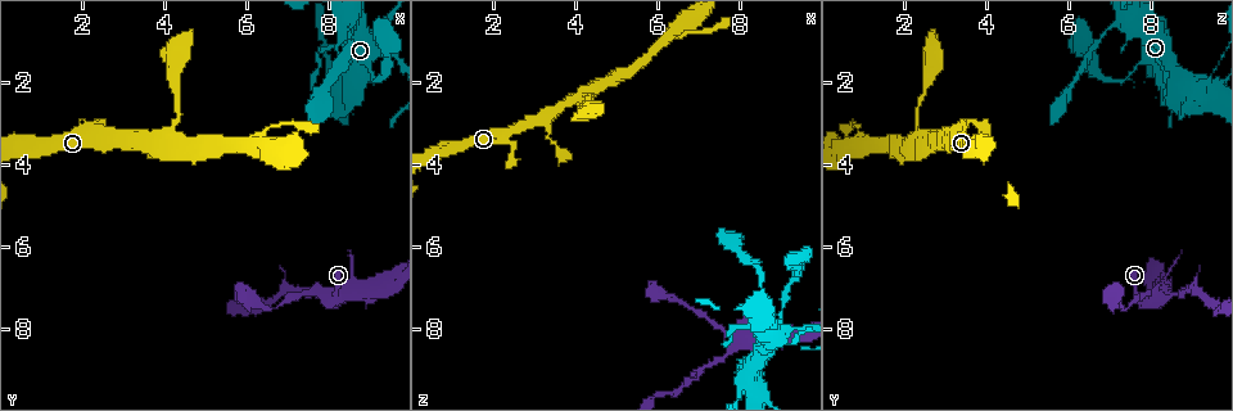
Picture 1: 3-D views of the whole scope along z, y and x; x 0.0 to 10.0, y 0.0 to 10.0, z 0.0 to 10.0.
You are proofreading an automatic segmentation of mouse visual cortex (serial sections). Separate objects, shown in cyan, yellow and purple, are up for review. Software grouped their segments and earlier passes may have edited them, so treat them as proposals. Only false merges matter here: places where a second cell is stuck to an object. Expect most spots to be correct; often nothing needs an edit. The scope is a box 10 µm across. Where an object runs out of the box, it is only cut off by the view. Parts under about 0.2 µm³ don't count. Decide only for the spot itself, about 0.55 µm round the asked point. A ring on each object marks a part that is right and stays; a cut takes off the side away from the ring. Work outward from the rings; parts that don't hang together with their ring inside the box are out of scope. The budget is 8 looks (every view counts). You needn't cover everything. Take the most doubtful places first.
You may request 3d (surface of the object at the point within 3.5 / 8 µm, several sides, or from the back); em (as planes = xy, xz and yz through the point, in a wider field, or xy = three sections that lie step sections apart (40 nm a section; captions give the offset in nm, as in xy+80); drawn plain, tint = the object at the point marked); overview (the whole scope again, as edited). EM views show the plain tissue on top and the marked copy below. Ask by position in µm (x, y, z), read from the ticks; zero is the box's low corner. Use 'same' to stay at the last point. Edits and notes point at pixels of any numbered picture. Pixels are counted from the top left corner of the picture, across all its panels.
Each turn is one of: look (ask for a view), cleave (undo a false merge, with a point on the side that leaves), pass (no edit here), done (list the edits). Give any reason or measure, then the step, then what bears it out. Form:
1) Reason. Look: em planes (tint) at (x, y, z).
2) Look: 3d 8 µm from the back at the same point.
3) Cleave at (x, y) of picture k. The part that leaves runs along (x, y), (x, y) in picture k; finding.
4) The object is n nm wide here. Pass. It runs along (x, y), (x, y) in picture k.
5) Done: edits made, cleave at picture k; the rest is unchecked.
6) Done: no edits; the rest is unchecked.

Abrupt turn. Look: 3d 8 µm at (7.75, 7.15, 8.60).

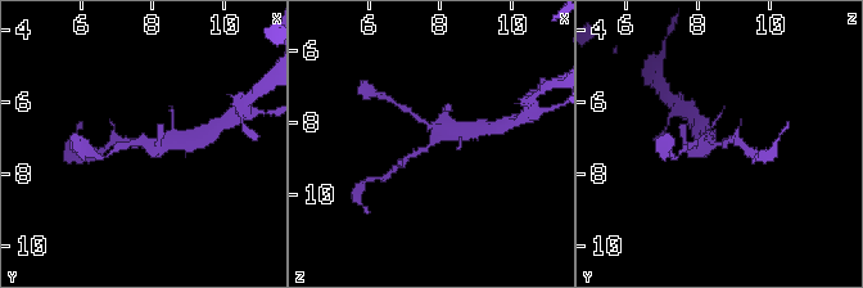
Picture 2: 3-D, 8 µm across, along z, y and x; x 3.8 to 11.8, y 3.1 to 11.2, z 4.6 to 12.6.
Now the EM. Look: em xy step 1 (tint) at the same point.

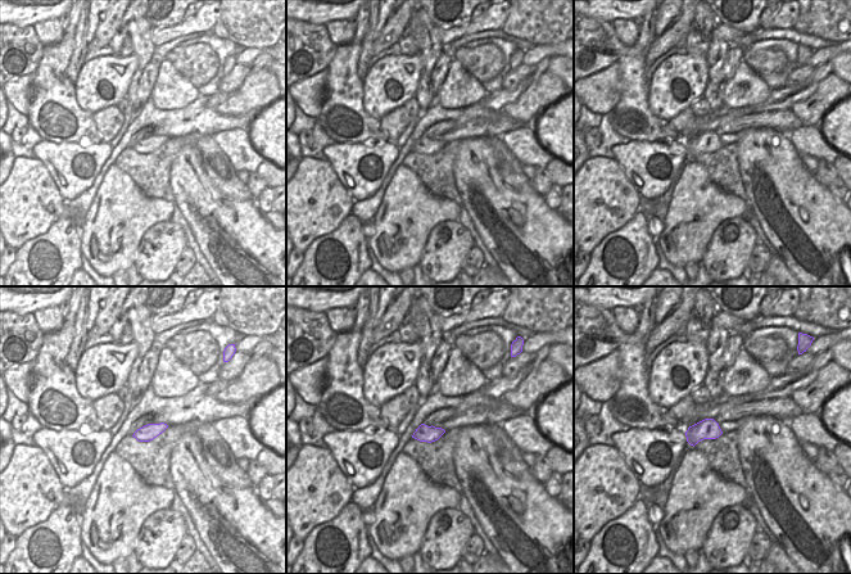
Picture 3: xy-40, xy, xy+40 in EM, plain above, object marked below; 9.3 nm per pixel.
Pass. It runs along (447, 115), (433, 142), (400, 165) in picture 2; one cell here.

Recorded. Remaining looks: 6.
Small branch off a trunk. Look: 3d 3.5 µm at (8.05, 1.90, 9.45).

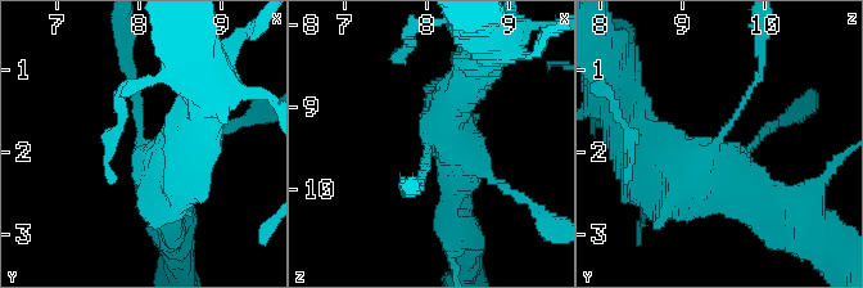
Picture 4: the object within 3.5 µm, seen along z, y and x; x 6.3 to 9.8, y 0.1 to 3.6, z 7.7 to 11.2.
Look: em planes (tint) at (8.05, 1.90, 9.40).

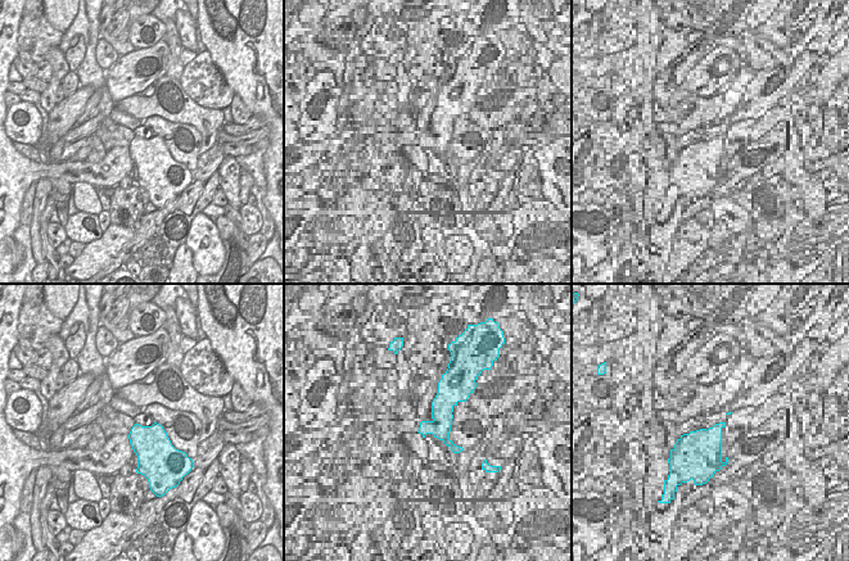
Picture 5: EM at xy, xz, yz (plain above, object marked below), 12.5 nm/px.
The object is 440 nm wide here. Pass. It runs along (637, 139), (736, 179), (759, 215) in picture 4; one cell here.

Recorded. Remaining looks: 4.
Two arms in line, one across. Look: em xy step 1 (tint) at (3.95, 3.55, 2.40).

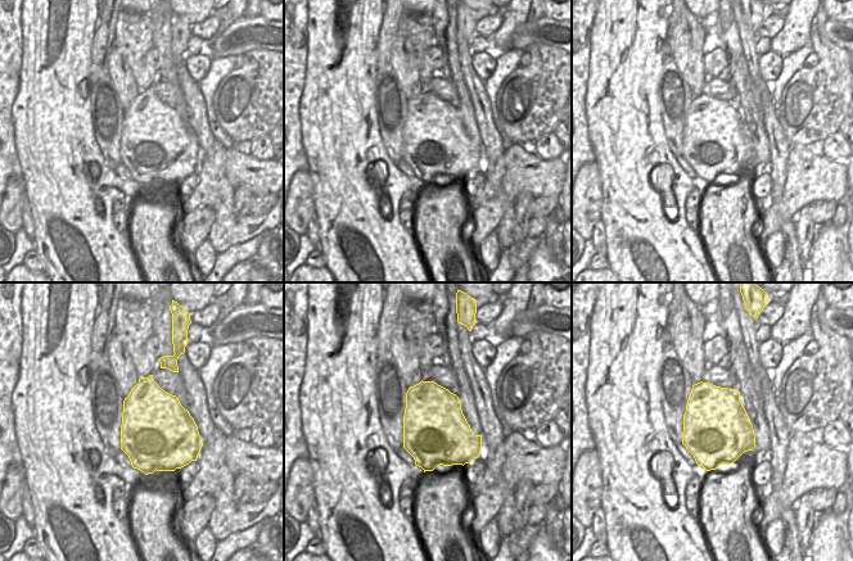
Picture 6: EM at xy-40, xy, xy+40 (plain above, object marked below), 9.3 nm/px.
See where the arms go. Look: 3d 3.5 µm at the same point.

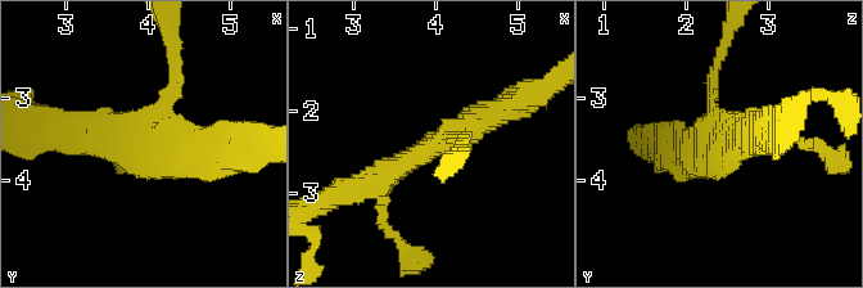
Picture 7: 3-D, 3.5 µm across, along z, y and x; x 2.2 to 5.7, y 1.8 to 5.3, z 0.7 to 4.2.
The object is 600 nm wide here. Pass. It runs along (357, 188), (502, 109) in picture 7; continuous, no second cell.

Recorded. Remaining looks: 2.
Done: no edits; the rest is unchecked.

